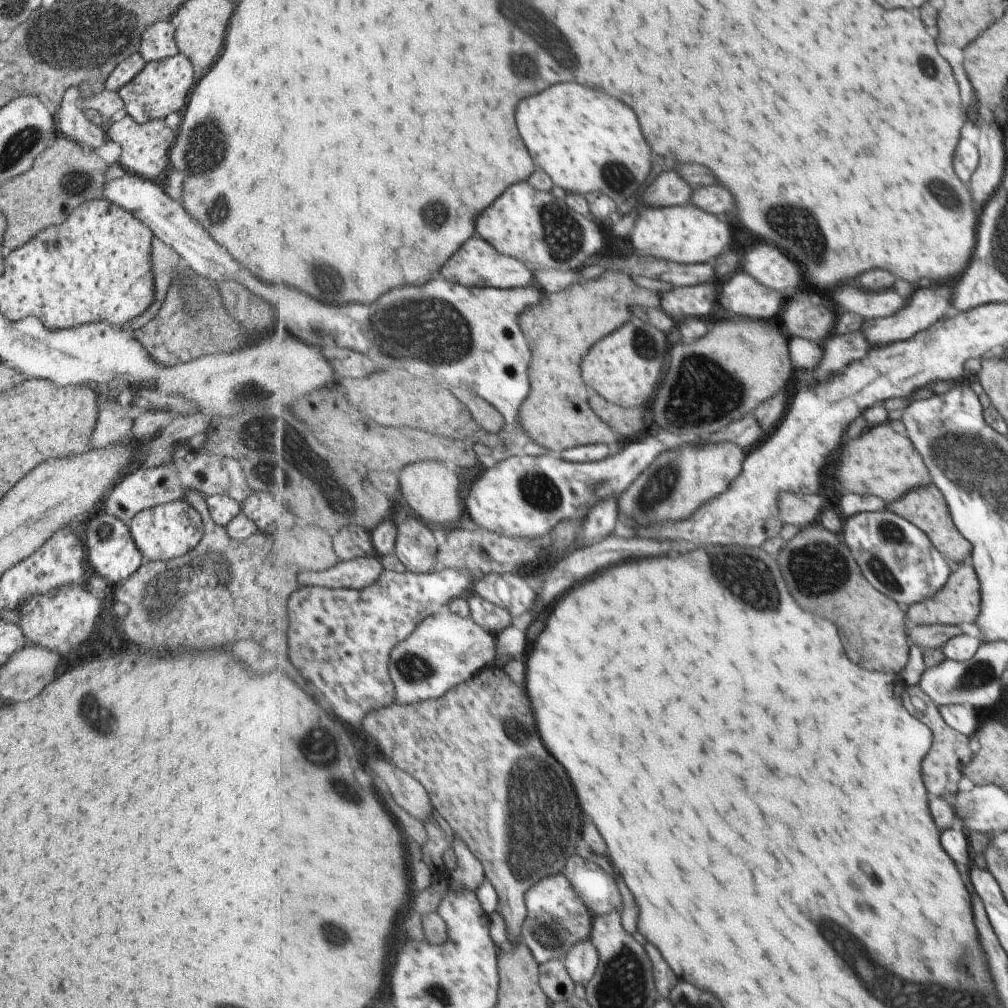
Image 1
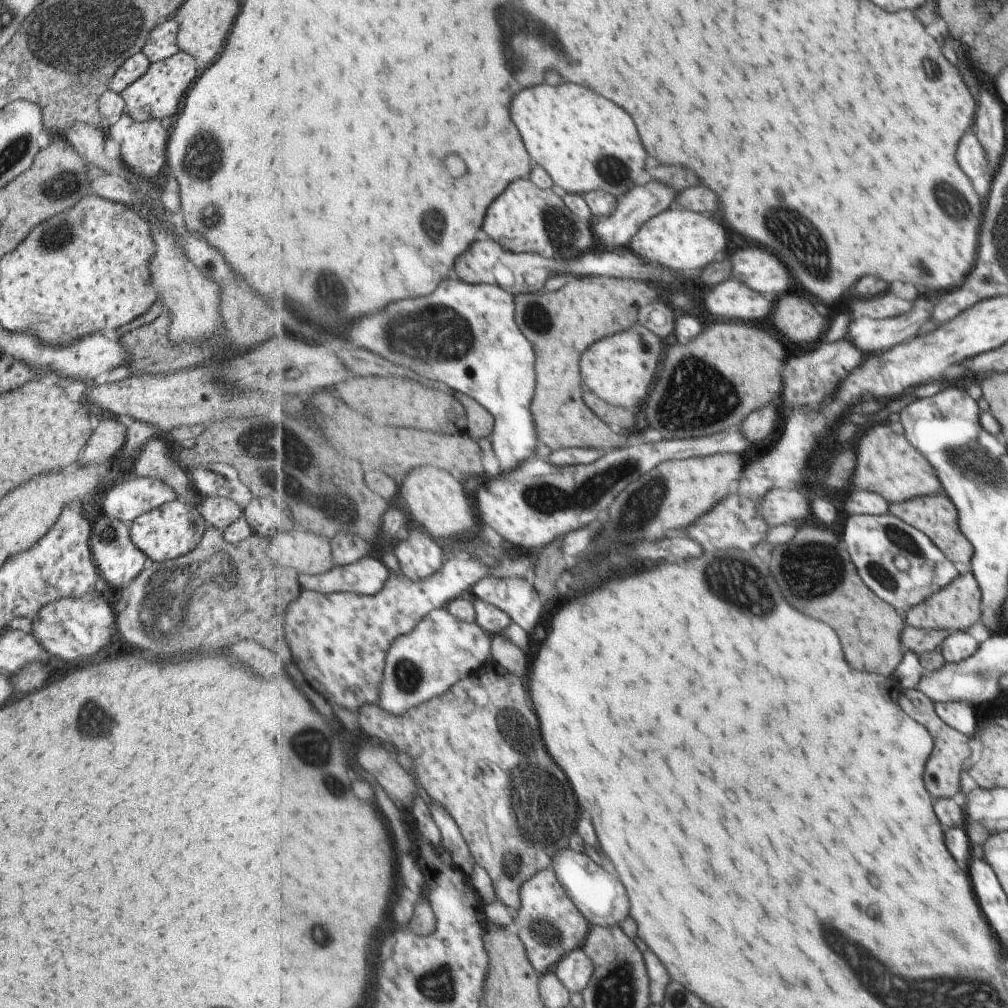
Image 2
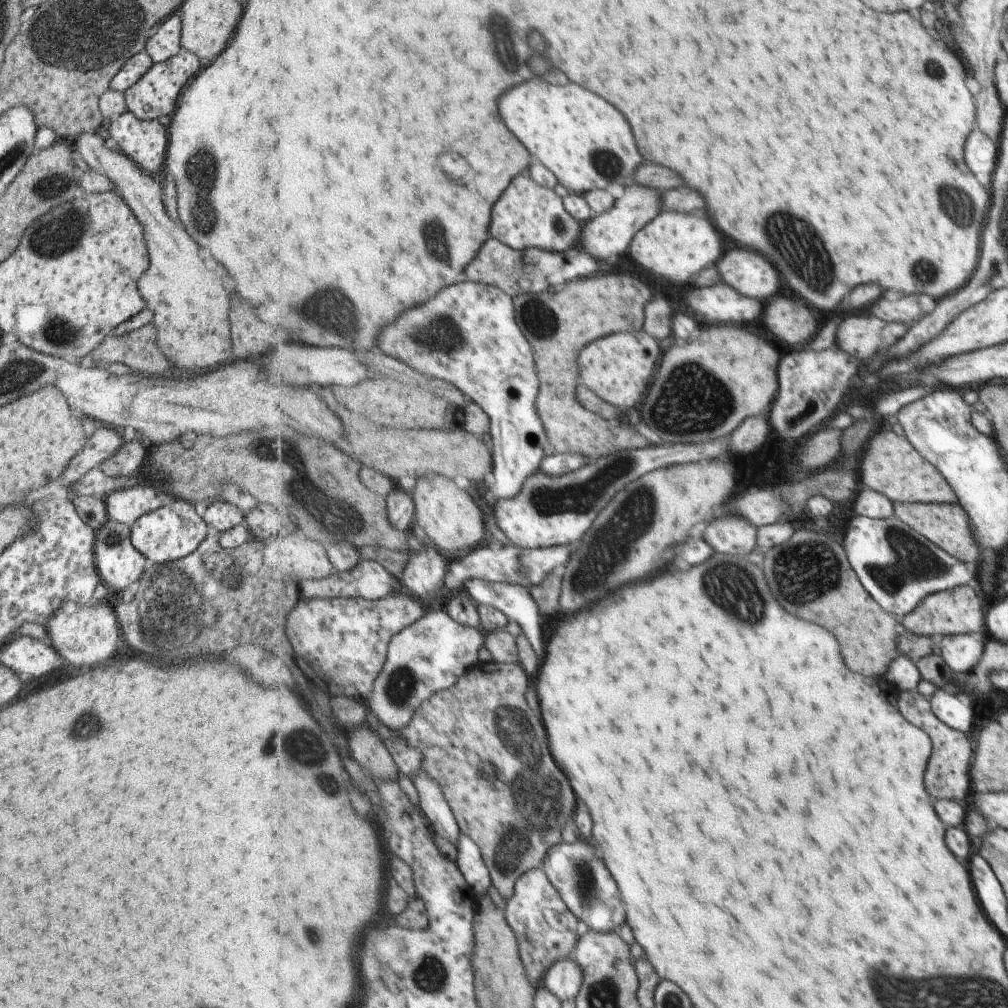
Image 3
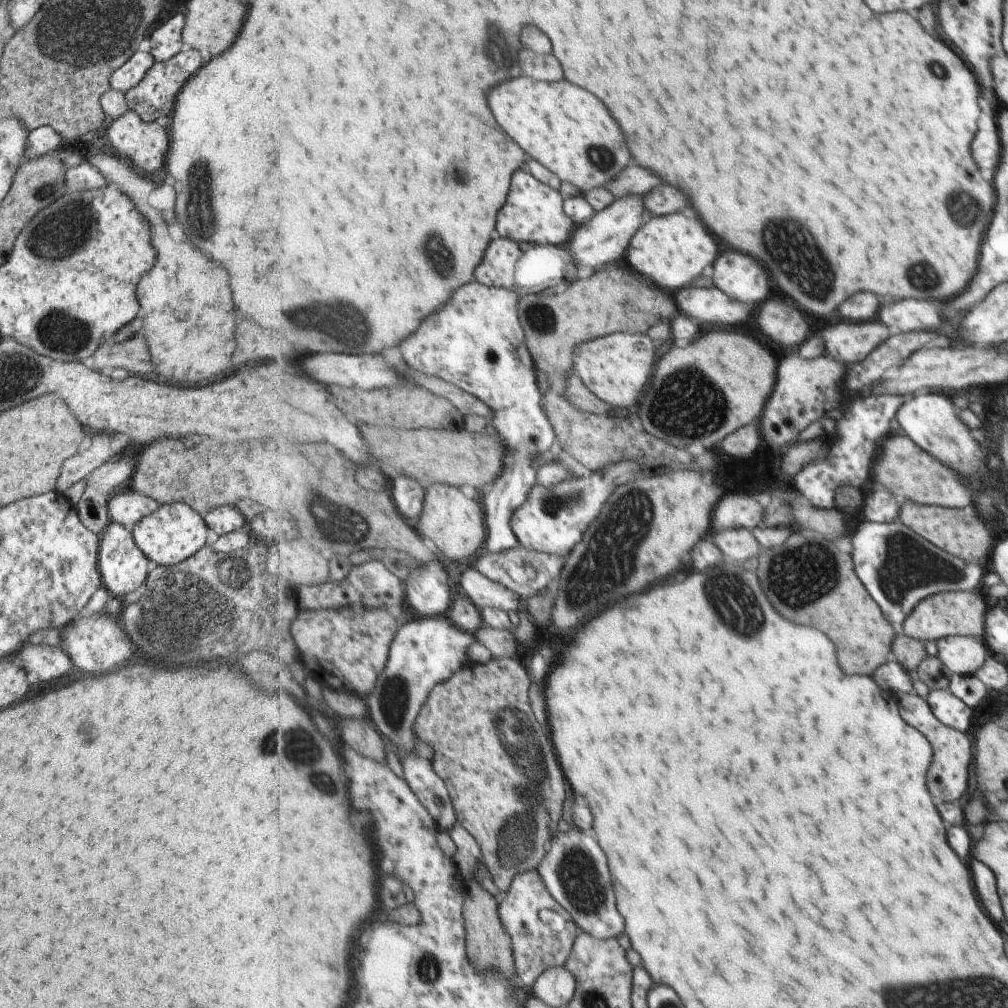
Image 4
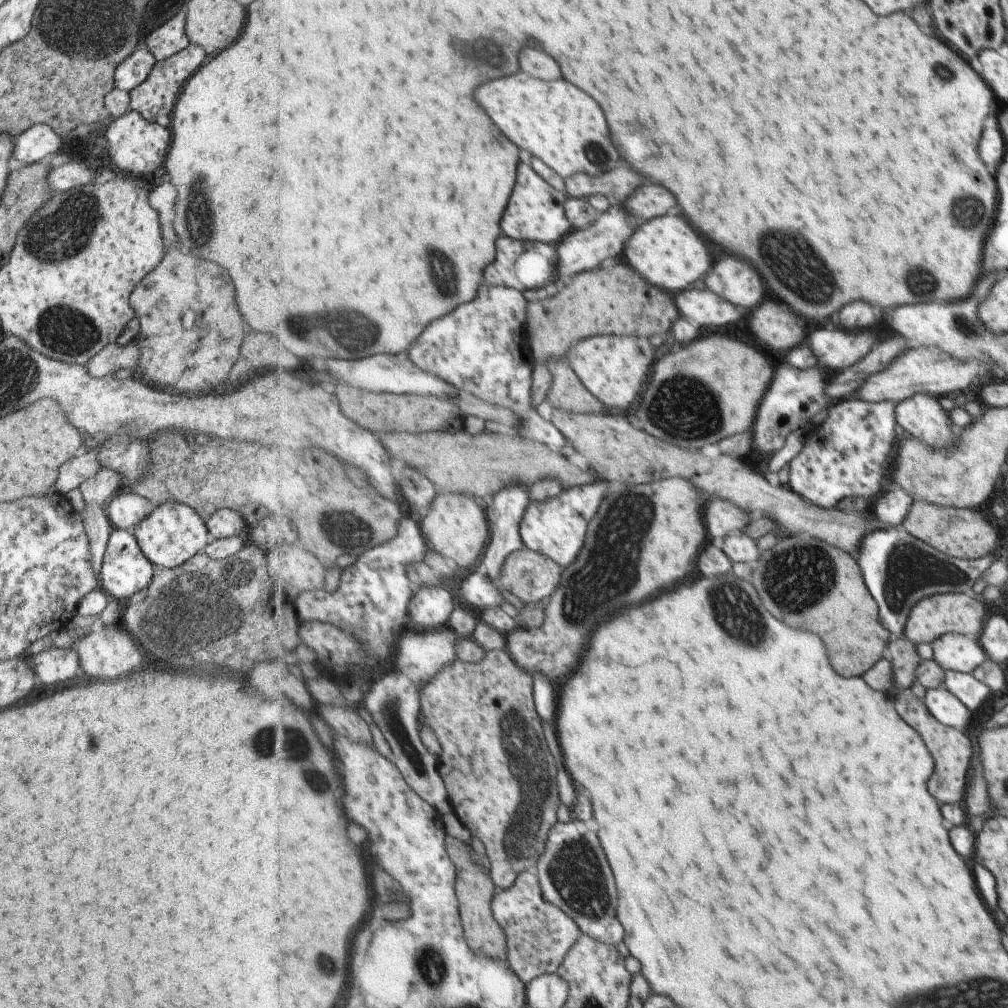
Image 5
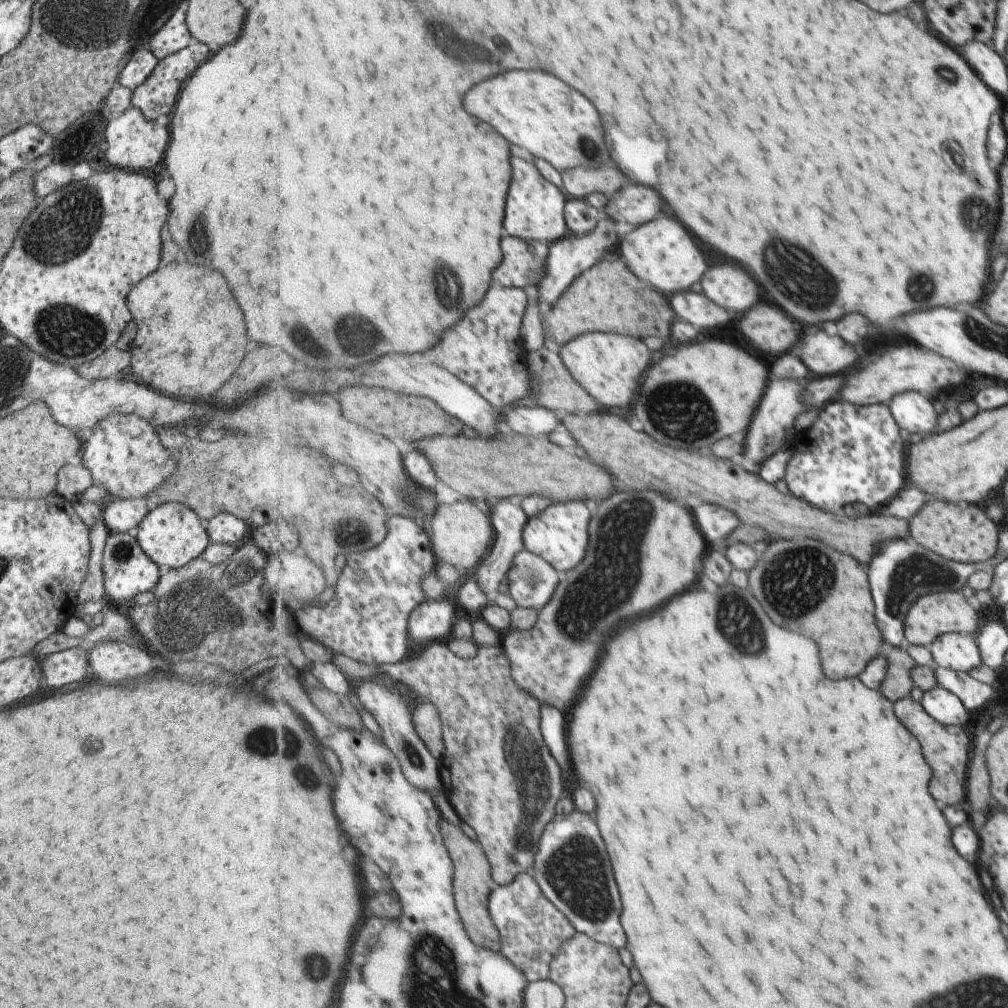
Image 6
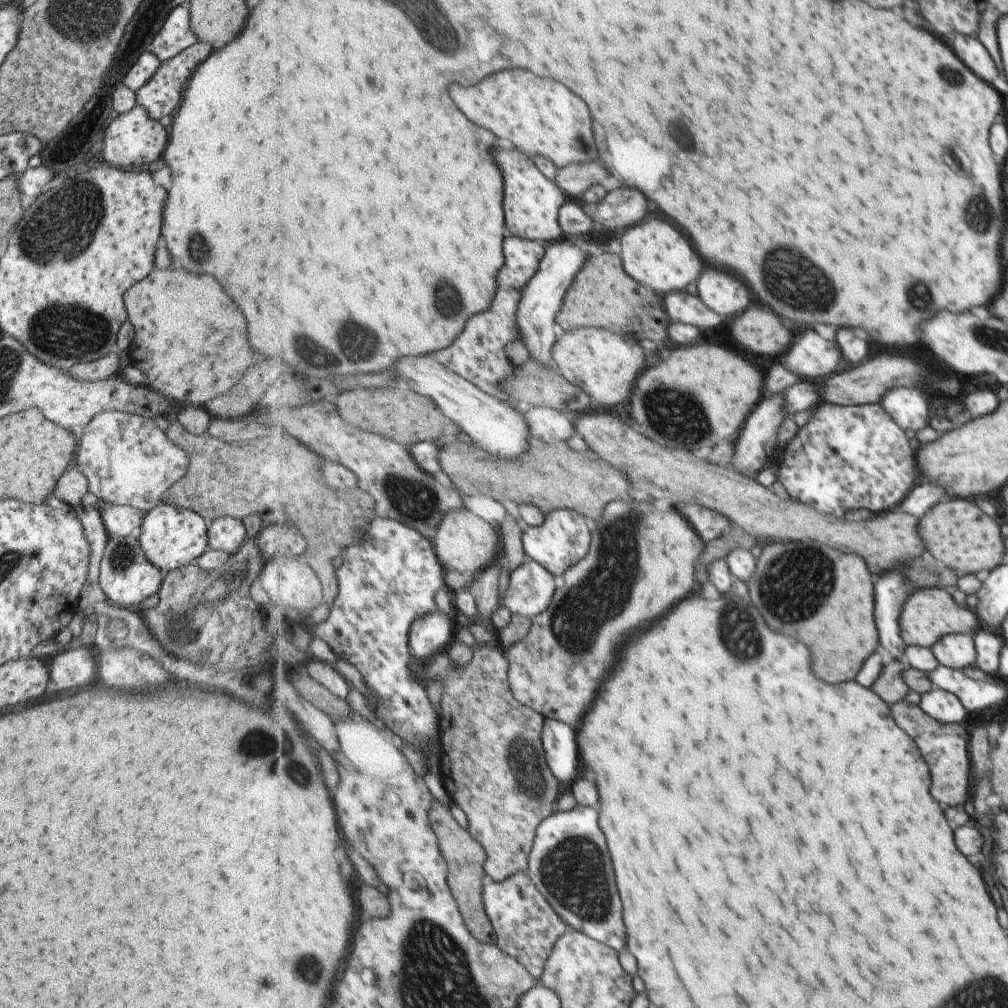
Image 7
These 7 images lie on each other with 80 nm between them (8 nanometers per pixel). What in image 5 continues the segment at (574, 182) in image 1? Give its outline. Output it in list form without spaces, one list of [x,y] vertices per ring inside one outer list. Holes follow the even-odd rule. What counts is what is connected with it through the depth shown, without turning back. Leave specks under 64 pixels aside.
[[[519,72],[481,86],[475,98],[519,148],[546,162],[563,178],[579,173],[600,177],[615,170],[621,162],[603,108],[595,98],[567,80],[543,82]]]

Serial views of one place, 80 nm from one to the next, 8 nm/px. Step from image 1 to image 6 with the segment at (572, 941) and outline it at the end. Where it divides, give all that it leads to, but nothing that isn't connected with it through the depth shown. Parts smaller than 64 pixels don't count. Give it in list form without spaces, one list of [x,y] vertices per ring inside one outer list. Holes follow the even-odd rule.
[[[533,872],[519,873],[511,884],[493,890],[490,913],[502,936],[502,953],[519,966],[530,982],[549,979],[552,963],[566,942],[579,933],[570,918],[546,897]]]

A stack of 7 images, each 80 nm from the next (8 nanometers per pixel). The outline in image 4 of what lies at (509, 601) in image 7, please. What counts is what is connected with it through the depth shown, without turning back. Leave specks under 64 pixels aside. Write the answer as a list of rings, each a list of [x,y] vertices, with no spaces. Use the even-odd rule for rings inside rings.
[[[517,545],[515,548],[504,550],[501,553],[481,552],[474,562],[473,568],[481,571],[491,580],[512,588],[515,592],[518,592],[522,597],[527,599],[557,583],[565,565],[566,559],[559,555],[540,553],[539,551],[528,549],[523,545]]]

